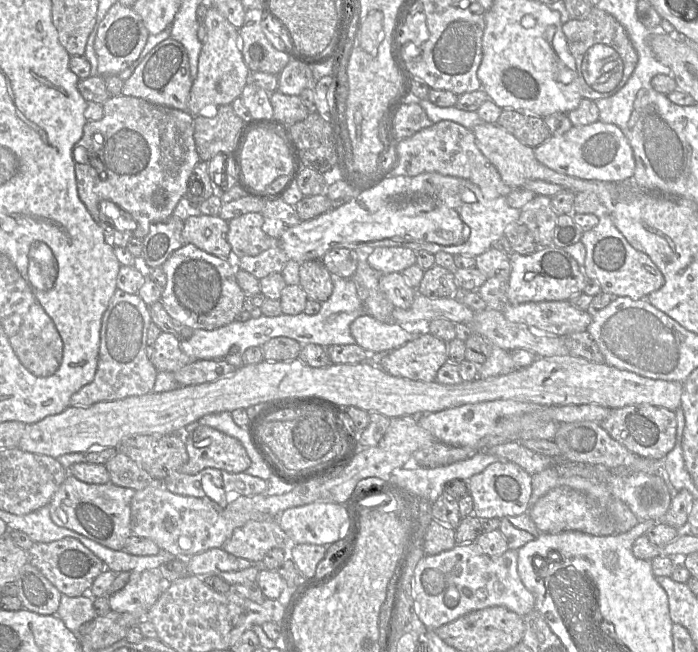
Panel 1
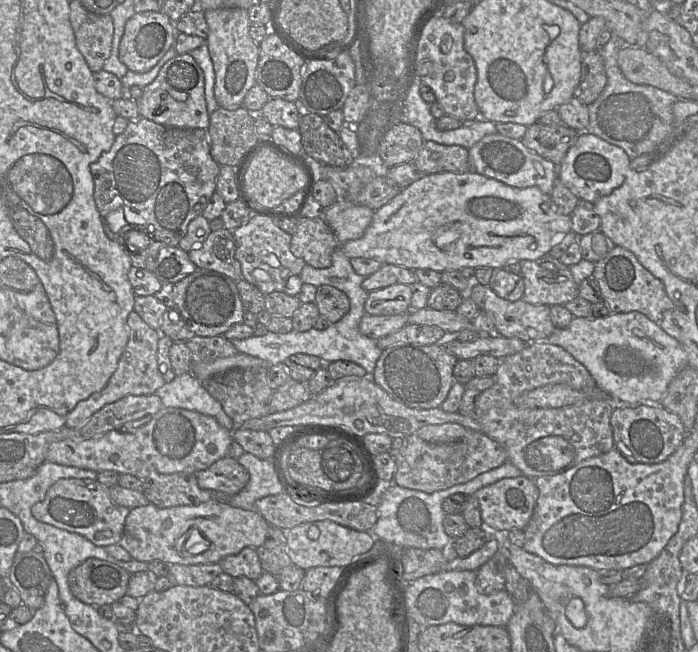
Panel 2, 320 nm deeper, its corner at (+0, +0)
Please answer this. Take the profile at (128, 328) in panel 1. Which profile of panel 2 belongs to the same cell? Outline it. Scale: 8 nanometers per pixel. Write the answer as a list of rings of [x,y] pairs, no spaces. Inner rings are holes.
[[[134,310],[128,315],[127,326],[128,341],[119,358],[116,370],[100,391],[93,393],[87,399],[76,404],[74,409],[68,414],[65,422],[66,428],[79,428],[103,406],[125,396],[154,394],[165,383],[159,372],[157,363],[158,340],[161,336],[160,331],[150,327]]]

